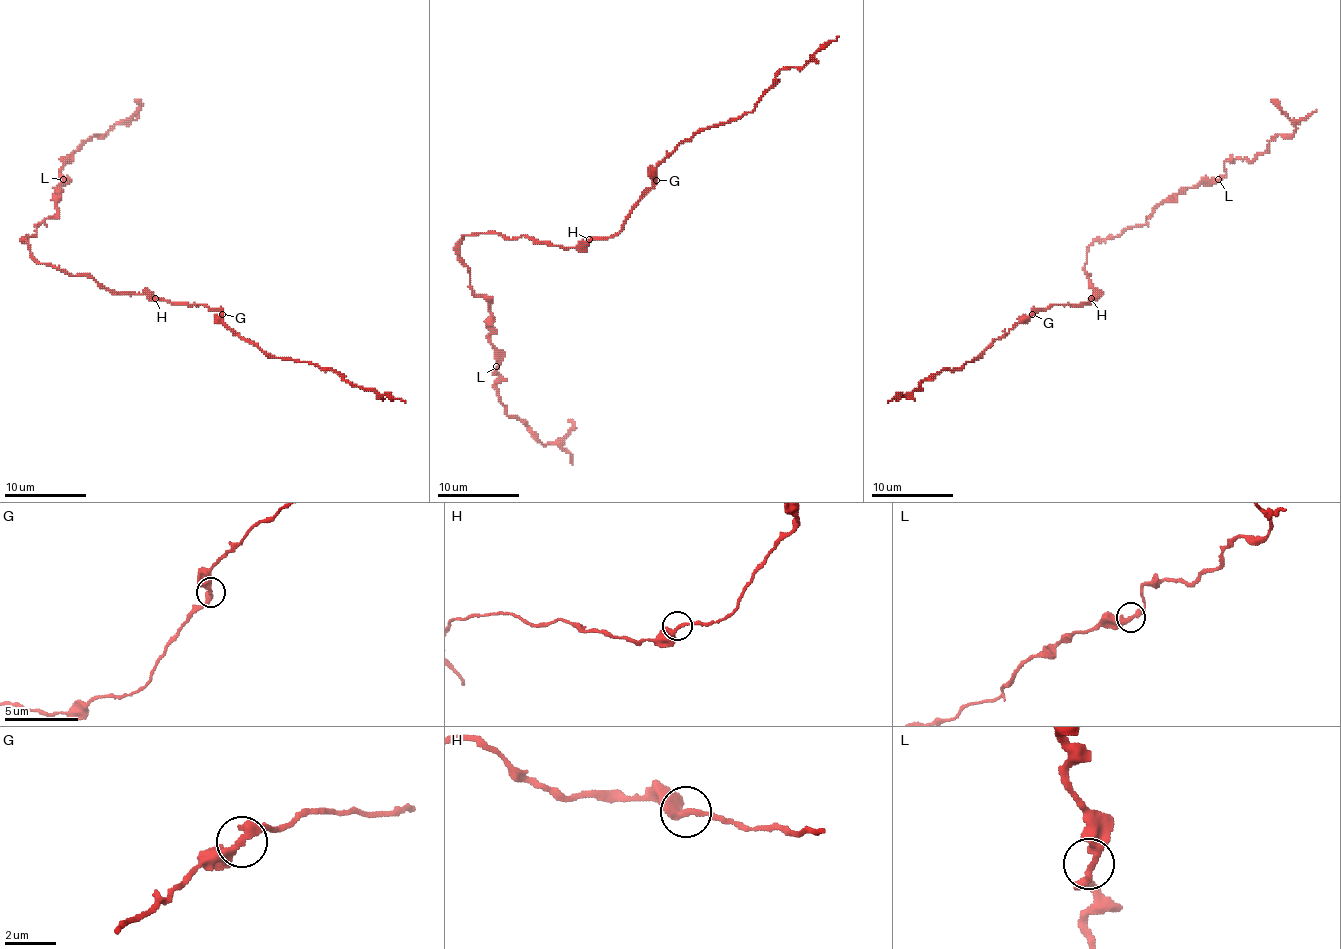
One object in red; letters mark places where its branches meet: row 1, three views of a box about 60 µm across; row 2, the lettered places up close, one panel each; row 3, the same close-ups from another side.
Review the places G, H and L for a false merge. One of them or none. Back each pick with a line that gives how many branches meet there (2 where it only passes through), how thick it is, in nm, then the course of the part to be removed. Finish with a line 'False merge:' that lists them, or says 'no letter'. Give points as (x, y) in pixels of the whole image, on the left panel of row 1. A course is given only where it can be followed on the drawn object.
False merge: no letter

